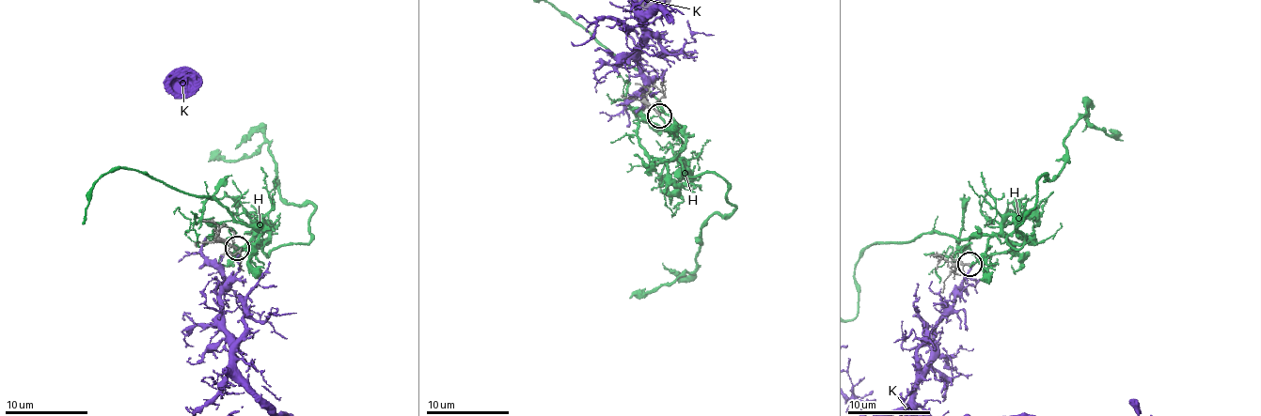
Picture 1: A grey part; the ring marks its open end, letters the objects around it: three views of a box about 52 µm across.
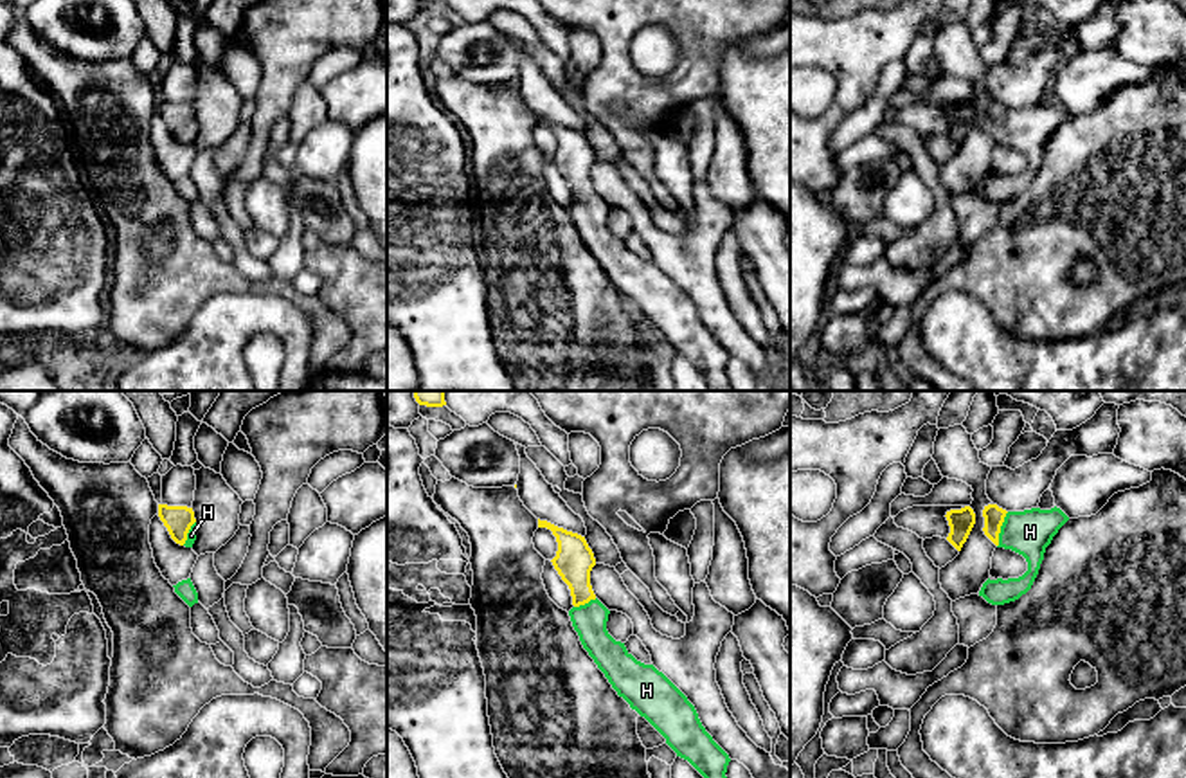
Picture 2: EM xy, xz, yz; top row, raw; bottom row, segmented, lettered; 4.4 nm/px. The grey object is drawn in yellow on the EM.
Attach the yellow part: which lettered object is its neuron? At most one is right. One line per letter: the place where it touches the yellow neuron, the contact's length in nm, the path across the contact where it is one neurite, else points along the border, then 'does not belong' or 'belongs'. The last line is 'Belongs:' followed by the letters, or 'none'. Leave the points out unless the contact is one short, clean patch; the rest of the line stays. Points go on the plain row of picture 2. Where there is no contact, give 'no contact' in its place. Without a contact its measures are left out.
H: contact yz (999, 126); length 170 nm; way yz (994, 112), (999, 126), (1030, 128); belongs
K: no contact; does not belong
Belongs: H

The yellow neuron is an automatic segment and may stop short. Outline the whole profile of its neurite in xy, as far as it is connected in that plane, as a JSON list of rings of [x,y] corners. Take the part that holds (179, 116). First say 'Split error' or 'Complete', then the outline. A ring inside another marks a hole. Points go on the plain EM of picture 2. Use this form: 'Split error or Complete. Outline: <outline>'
Split error. Outline: [[[158,101],[158,113],[176,140],[193,144],[196,137],[196,115],[193,104]]]

